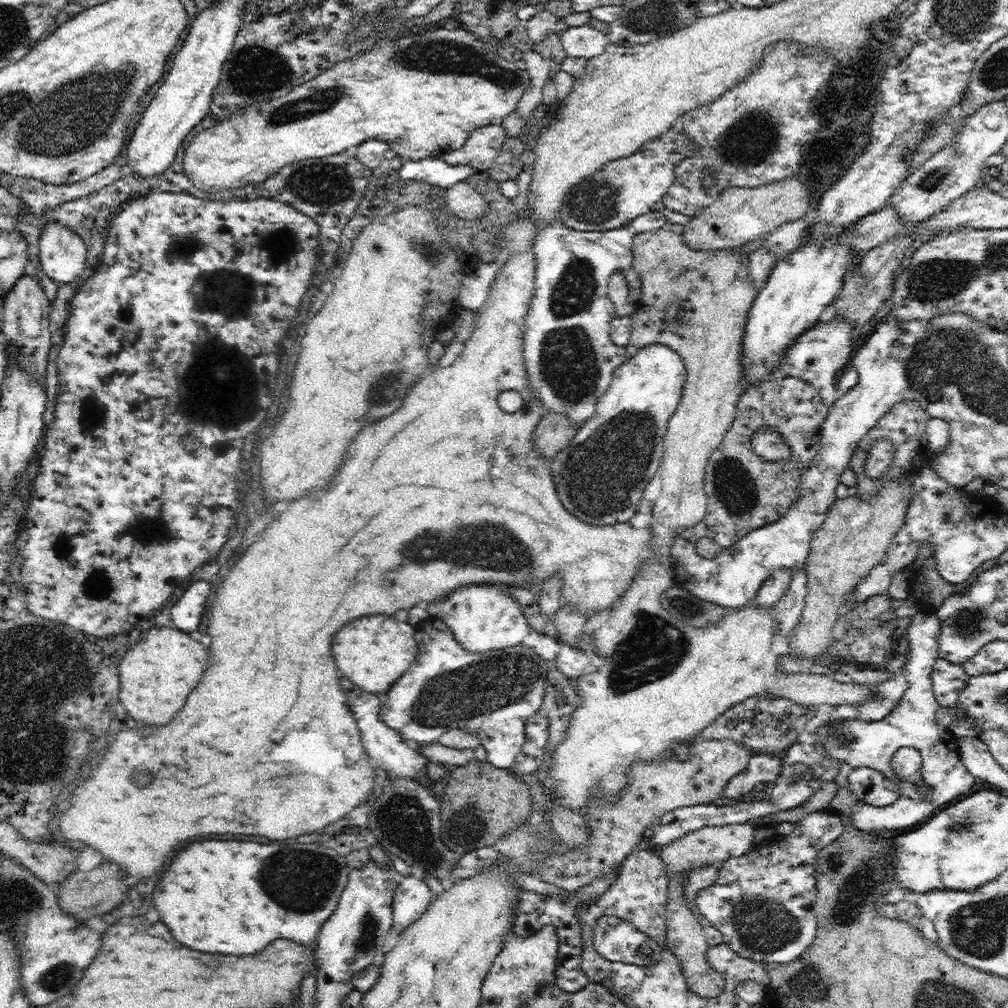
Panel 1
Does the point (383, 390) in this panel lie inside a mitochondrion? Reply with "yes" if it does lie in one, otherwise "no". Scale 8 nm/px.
yes

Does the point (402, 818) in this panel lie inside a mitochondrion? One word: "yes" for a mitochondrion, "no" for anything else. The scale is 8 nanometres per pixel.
yes

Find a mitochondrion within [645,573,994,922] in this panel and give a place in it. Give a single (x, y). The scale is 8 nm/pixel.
(970, 623)

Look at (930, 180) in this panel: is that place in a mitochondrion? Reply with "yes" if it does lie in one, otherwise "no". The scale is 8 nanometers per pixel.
yes

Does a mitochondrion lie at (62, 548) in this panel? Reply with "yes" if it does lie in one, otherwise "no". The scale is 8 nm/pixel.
no

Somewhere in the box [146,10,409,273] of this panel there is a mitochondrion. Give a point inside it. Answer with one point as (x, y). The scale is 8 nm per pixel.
(254, 71)

